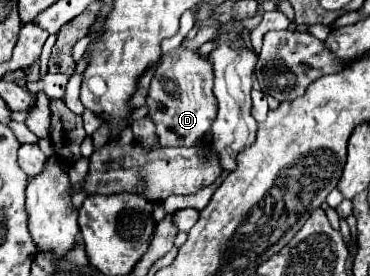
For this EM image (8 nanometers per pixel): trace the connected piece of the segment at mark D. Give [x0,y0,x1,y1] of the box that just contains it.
[147,47,217,147]

